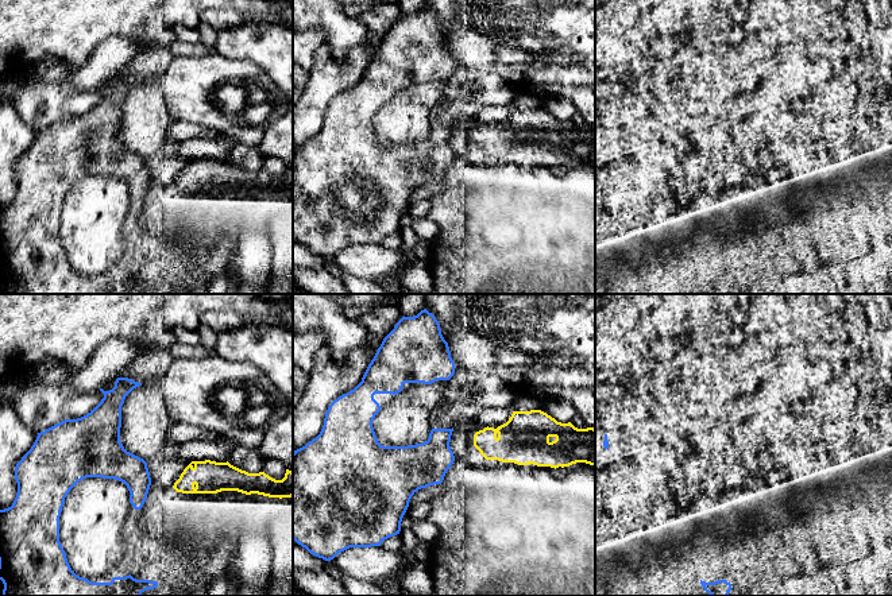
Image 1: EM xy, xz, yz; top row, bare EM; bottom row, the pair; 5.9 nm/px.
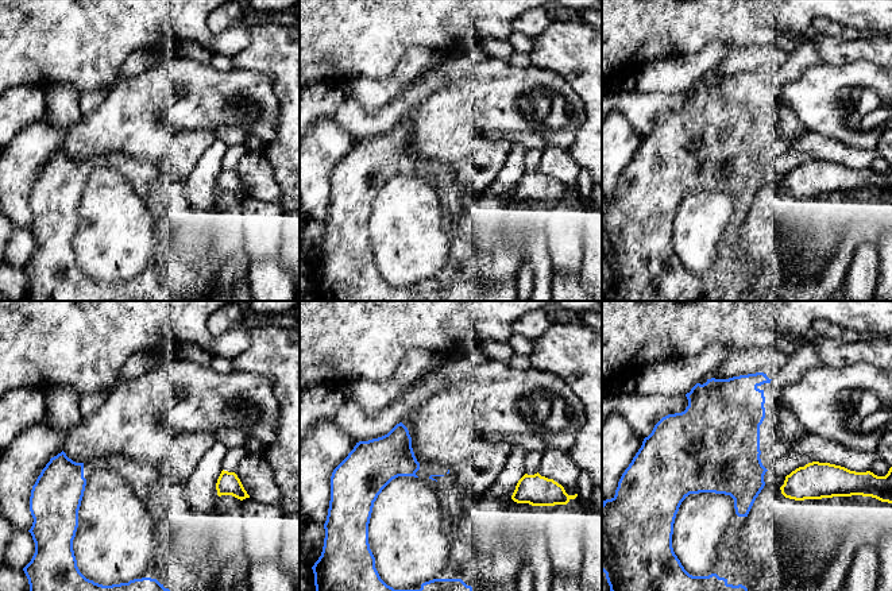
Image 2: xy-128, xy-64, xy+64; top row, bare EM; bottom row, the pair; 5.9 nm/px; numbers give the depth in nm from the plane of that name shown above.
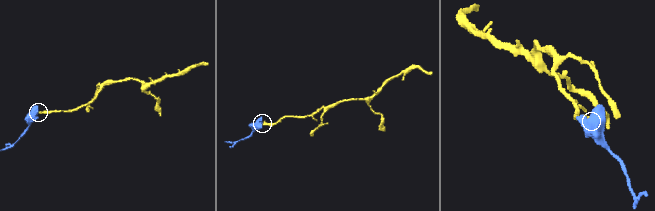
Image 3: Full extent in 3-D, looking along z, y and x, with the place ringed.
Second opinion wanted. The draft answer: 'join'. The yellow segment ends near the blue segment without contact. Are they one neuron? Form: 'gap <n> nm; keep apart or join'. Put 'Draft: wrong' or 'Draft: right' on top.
Draft: wrong
gap 130 nm; keep apart

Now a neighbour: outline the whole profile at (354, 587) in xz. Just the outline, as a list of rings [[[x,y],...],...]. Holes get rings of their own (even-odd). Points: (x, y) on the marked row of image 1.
[[[343,572],[341,584],[348,596],[391,596],[375,581],[358,580]]]

